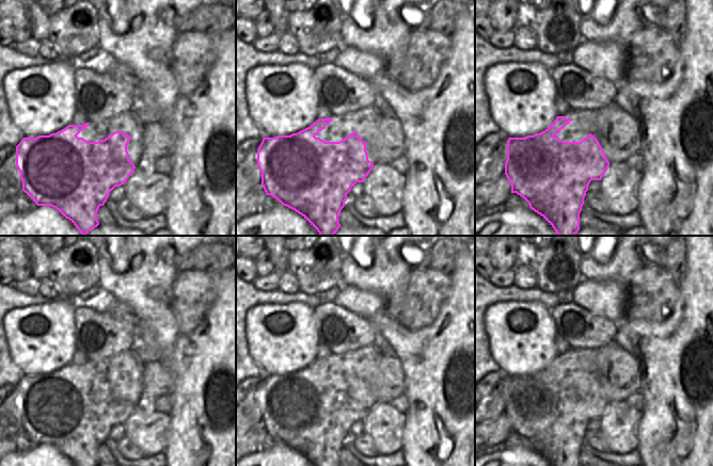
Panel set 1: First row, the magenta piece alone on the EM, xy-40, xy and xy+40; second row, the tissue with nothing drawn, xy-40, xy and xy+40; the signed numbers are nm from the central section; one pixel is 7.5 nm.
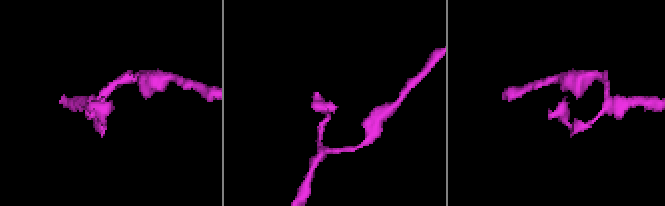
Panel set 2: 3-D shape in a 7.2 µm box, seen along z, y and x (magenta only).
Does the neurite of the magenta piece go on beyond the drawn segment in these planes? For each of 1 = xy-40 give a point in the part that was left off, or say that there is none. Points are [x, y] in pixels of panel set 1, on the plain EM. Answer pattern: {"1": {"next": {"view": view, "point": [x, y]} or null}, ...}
{"1": {"next": null}}

